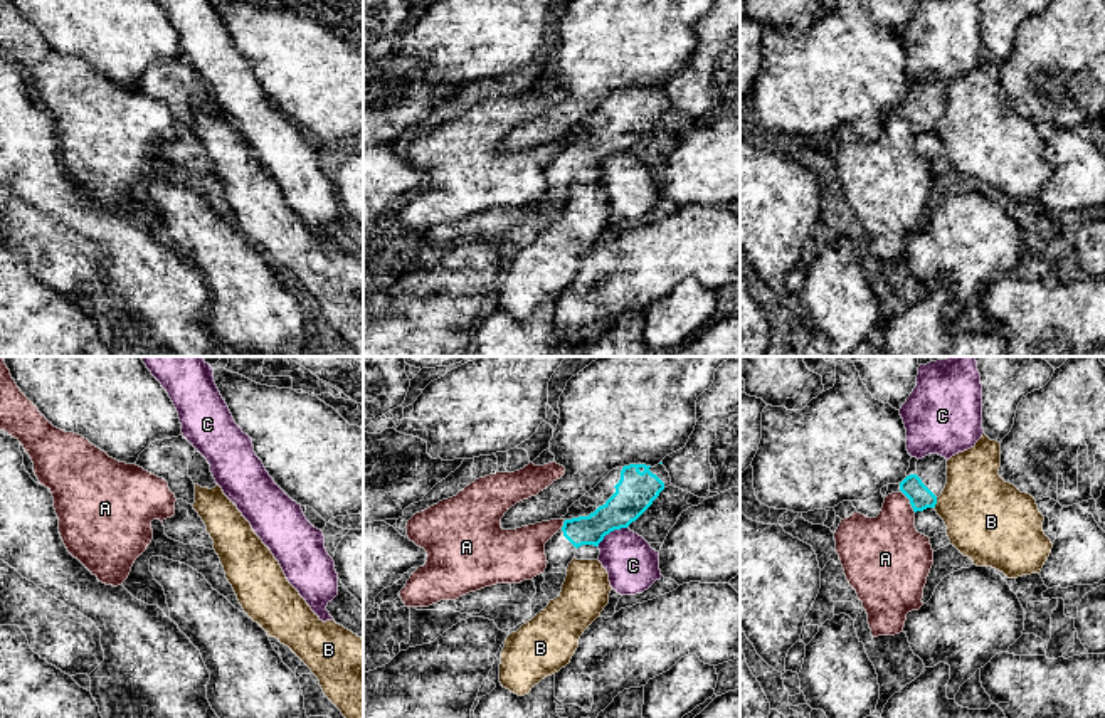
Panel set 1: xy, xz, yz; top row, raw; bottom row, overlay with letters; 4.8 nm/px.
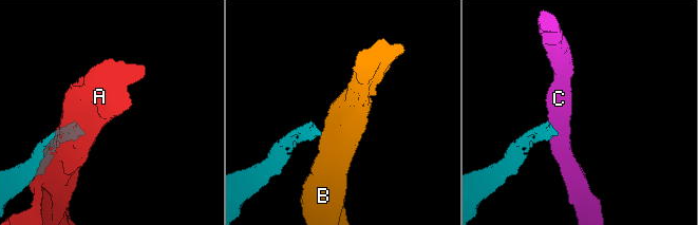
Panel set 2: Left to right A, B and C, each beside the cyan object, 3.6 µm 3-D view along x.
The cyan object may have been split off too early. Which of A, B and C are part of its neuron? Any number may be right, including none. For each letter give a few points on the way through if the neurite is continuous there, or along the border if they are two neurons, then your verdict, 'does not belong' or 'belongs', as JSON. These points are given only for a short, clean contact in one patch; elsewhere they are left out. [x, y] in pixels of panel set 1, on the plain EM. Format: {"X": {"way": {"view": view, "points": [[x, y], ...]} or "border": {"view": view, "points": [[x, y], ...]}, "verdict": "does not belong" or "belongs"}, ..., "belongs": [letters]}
{"A": {"verdict": "does not belong"}, "B": {"border": {"view": "yz", "points": [[937, 121], [934, 131]]}, "verdict": "does not belong"}, "C": {"border": {"view": "xz", "points": [[626, 150], [611, 153], [597, 168]]}, "verdict": "does not belong"}, "belongs": []}

